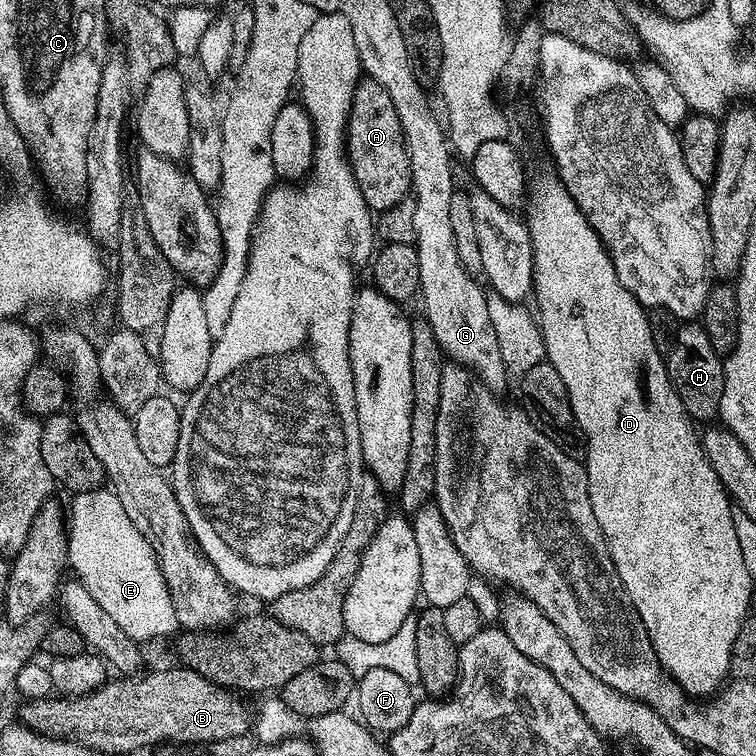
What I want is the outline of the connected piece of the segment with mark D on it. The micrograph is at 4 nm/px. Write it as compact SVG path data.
M552 174L540 176L537 180L535 177L530 184L530 203L527 208L529 214L532 215L530 218L527 217L526 223L532 239L534 301L536 300L537 306L540 307L538 323L544 339L544 355L547 363L552 364L554 370L558 370L562 382L566 382L566 390L570 398L570 406L574 410L577 429L586 441L586 448L588 444L588 460L586 459L588 493L590 494L590 506L594 510L594 518L598 518L598 526L602 526L602 534L608 539L610 558L614 562L618 578L622 582L624 592L628 595L636 615L640 617L640 623L644 625L648 637L652 640L652 648L656 652L656 657L660 659L660 667L684 689L689 697L711 697L721 687L722 682L729 679L728 667L734 664L734 642L745 617L749 615L748 607L752 604L754 576L746 570L746 562L742 562L742 546L738 546L738 530L736 529L738 520L735 515L732 517L733 501L724 488L723 482L718 478L718 474L714 474L714 466L710 466L706 458L701 437L692 429L694 421L682 406L674 390L672 379L668 376L668 366L662 355L662 348L660 352L659 346L656 345L656 336L652 333L651 326L648 325L649 313L643 304L636 301L634 294L630 294L630 290L622 286L612 265L612 259L604 249L604 244L595 230L588 225L588 220L574 202L572 195L566 190L566 186Z

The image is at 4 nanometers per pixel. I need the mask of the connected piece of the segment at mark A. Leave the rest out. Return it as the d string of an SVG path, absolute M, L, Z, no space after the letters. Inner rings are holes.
M364 78L356 85L348 115L346 143L348 161L358 182L358 190L362 190L362 198L366 198L373 213L390 210L390 206L406 199L412 187L412 171L402 122L398 122L398 110L394 110L390 94L386 94L378 82Z

